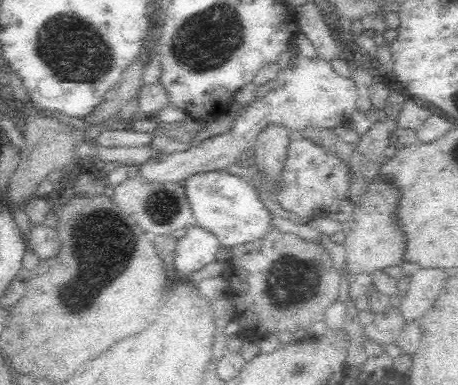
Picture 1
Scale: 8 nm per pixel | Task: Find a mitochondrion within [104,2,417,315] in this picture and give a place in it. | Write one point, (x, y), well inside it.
(206, 41)

